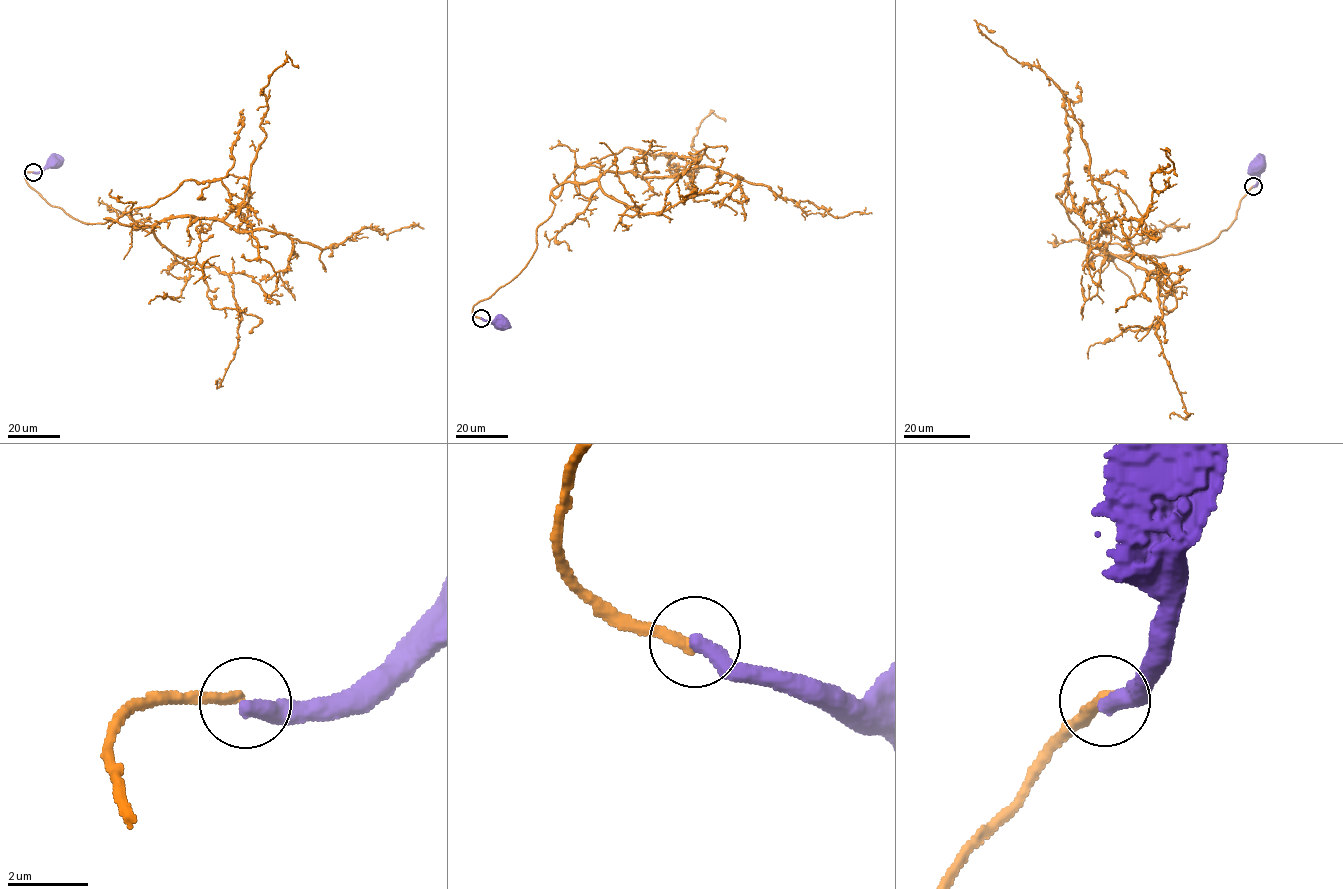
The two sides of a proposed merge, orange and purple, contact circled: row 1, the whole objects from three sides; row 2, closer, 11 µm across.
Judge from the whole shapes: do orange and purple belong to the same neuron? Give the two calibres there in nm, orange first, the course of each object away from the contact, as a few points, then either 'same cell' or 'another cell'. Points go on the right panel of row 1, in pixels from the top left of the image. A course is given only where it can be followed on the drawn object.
calibres 280 and 440 nm; course orange (1253, 186), (1202, 246), (1109, 261), (1102, 221), (1141, 218), (1153, 174), (1174, 169), (1169, 151); course purple (1253, 186), (1257, 182), (1256, 168); another cell

